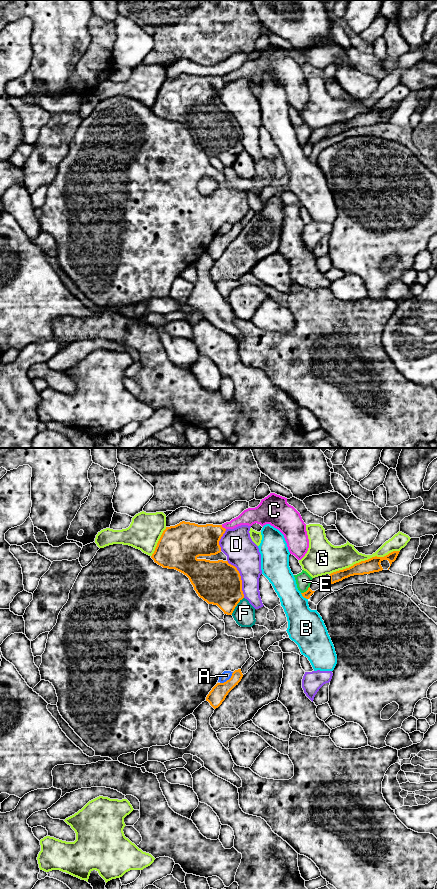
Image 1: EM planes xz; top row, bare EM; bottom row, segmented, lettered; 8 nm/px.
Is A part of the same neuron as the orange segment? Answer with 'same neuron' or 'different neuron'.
different neuron

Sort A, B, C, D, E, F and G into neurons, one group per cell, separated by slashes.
A C / B / D / E / F / G

